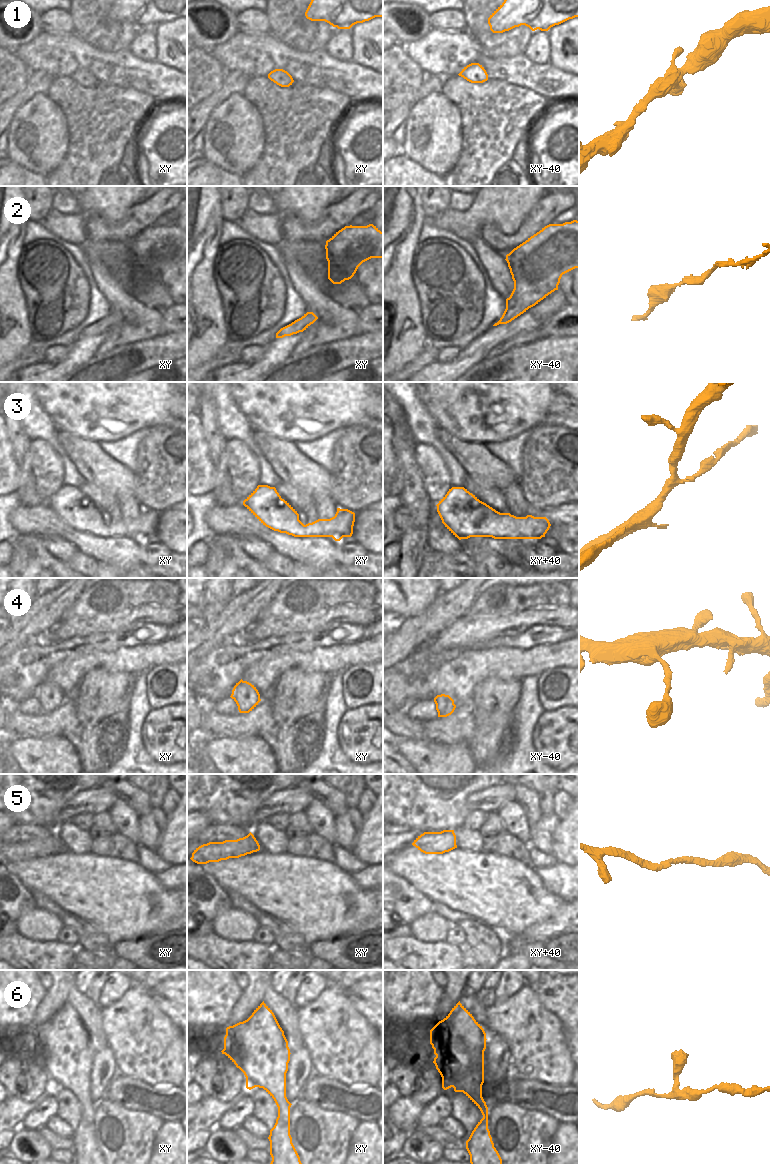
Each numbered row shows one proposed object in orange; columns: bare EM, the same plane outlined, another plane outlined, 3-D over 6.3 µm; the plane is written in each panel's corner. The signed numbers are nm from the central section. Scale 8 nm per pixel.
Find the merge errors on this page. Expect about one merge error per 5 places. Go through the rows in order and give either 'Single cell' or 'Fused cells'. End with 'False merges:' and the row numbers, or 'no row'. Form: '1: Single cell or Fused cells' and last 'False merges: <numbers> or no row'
1: Single cell
2: Single cell
3: Fused cells
4: Single cell
5: Single cell
6: Single cell
False merges: 3

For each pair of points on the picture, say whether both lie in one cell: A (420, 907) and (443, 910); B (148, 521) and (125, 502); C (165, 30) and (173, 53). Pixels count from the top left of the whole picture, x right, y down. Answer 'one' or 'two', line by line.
A: two
B: one
C: one

